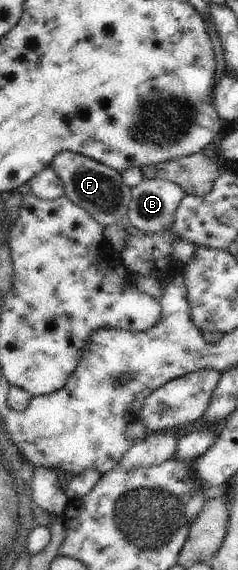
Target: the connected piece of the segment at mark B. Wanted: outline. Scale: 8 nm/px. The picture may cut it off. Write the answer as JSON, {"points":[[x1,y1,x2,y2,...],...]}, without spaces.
{"points":[[144,178,132,188,128,223,146,234,161,234,175,221,175,213,185,191,173,181]]}

